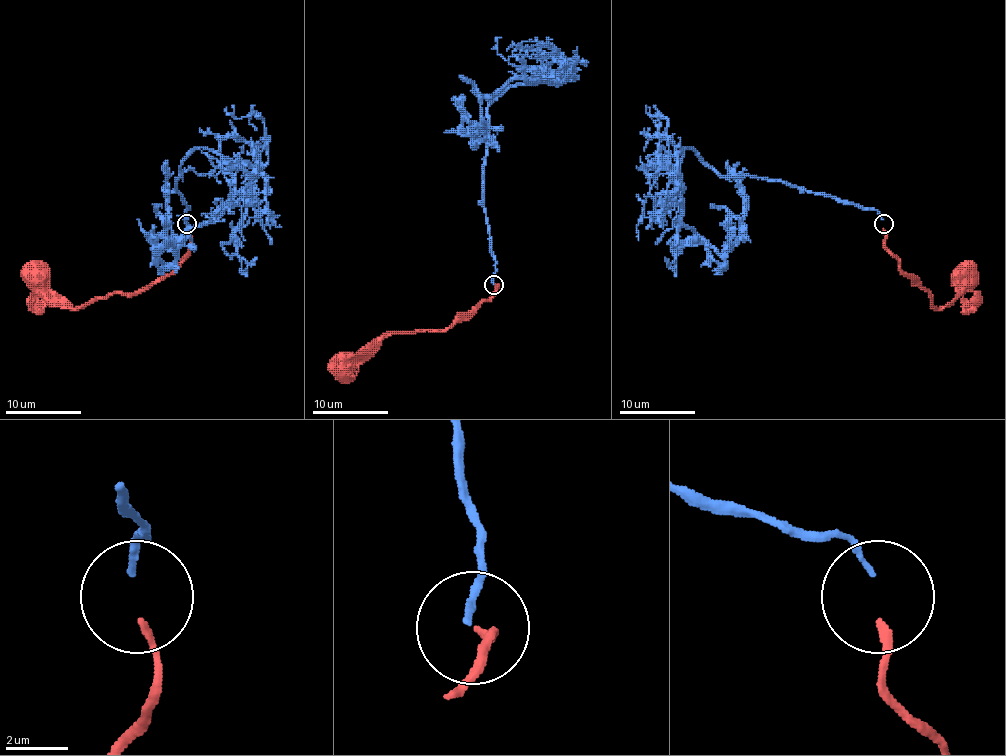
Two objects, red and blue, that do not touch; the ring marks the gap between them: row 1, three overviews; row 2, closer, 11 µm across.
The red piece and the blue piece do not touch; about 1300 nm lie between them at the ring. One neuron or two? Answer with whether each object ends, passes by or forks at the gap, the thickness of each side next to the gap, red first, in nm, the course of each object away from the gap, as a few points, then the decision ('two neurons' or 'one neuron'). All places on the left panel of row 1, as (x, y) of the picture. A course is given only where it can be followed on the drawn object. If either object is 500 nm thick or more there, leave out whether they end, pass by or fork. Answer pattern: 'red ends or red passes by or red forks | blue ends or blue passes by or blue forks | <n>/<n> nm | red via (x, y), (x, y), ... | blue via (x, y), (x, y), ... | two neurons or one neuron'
red ends | blue ends | 220/190 nm | red via (186, 228), (190, 246), (180, 263), (137, 293), (108, 293), (68, 308), (34, 276) | blue via (186, 219), (177, 181), (196, 149), (220, 156), (232, 177), (228, 206), (180, 236), (175, 253), (167, 160) | one neuron

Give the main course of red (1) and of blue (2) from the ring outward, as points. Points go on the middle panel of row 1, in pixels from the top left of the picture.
1: (493, 284), (497, 286), (487, 299), (482, 299), (444, 330), (392, 332), (362, 358), (349, 360), (341, 368)
2: (493, 284), (487, 107), (541, 79), (510, 79), (487, 94), (476, 144), (474, 128)

